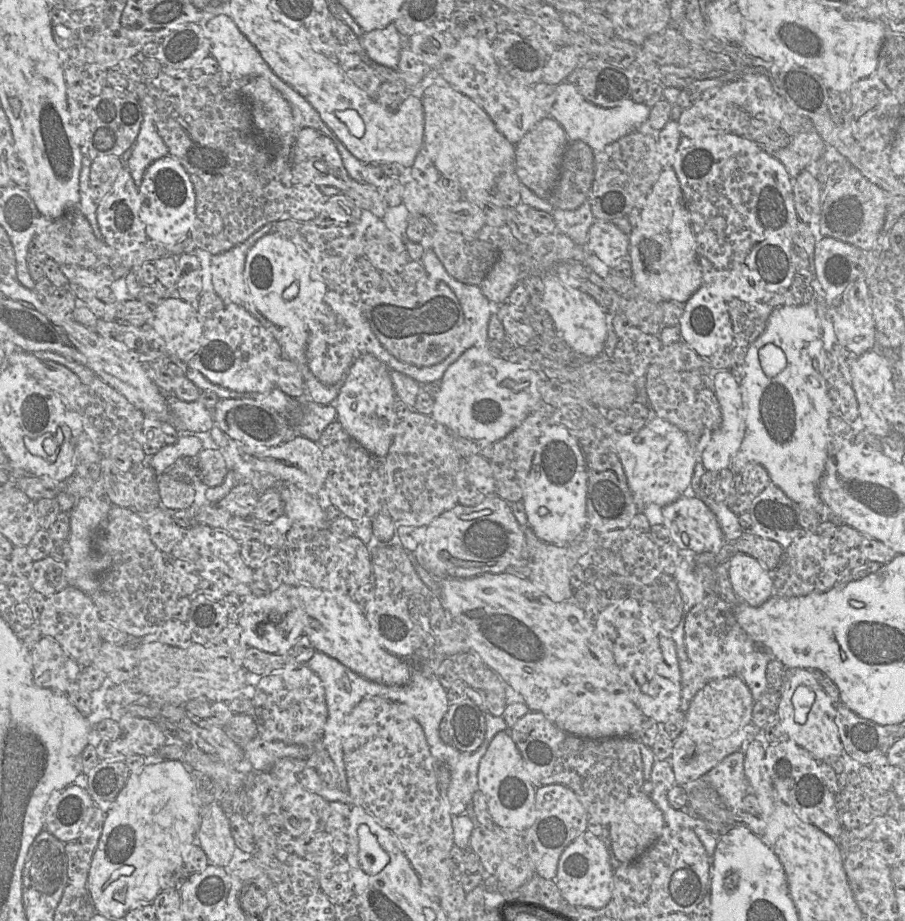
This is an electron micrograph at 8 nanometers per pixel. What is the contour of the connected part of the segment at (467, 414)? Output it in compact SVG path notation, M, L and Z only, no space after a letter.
M472 347L445 371L431 416L453 434L476 442L495 443L543 402L539 387L540 375L531 366L512 363L492 354L488 348Z

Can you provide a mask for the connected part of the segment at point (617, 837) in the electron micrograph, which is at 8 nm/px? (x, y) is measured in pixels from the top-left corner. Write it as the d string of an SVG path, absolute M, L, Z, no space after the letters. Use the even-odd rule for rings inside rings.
M641 791L623 803L609 826L611 853L621 864L629 864L637 860L660 837L665 820L651 797Z

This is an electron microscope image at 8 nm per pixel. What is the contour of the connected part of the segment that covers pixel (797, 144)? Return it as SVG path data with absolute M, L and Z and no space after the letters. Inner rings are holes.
M816 131L802 132L791 137L788 146L769 154L785 166L794 180L807 166L822 157L826 146Z

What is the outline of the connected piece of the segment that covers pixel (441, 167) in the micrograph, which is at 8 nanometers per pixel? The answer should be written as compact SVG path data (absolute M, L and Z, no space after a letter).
M434 81L420 95L424 111L423 147L440 174L454 180L462 191L494 191L496 180L505 171L514 169L515 145L496 128L481 106L457 91L445 81Z

